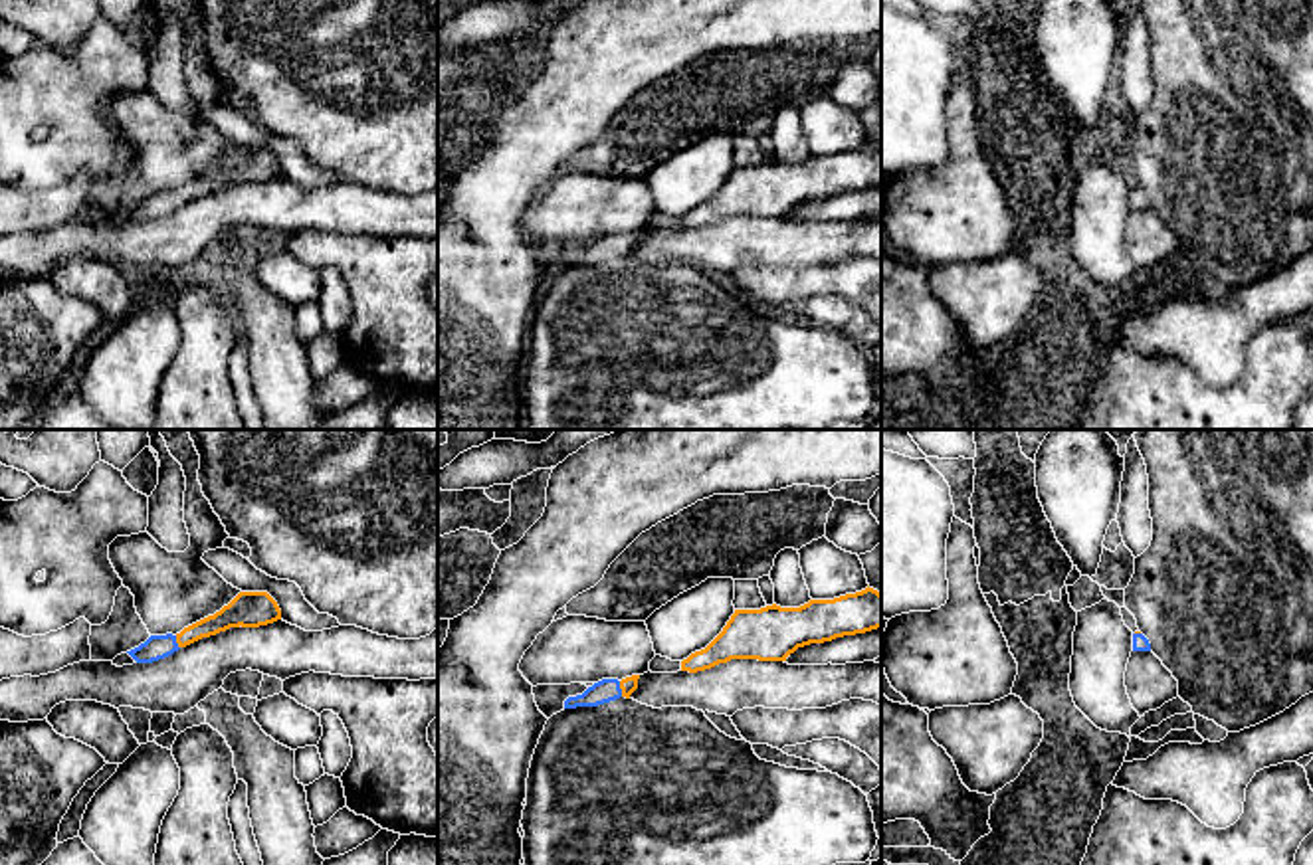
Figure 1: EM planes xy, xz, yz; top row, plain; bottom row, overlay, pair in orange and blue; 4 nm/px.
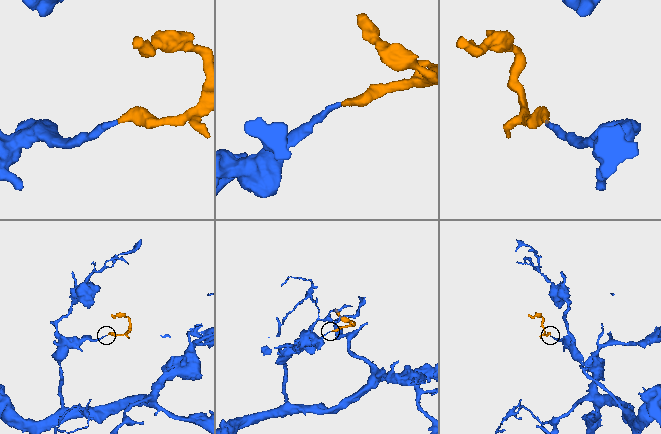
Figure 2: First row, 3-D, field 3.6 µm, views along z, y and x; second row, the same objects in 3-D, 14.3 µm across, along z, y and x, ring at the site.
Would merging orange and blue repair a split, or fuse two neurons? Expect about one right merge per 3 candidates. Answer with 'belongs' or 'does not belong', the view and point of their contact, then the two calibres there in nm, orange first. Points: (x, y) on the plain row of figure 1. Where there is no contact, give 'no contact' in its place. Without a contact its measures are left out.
belongs | xz (620, 244) | 70/100 nm

